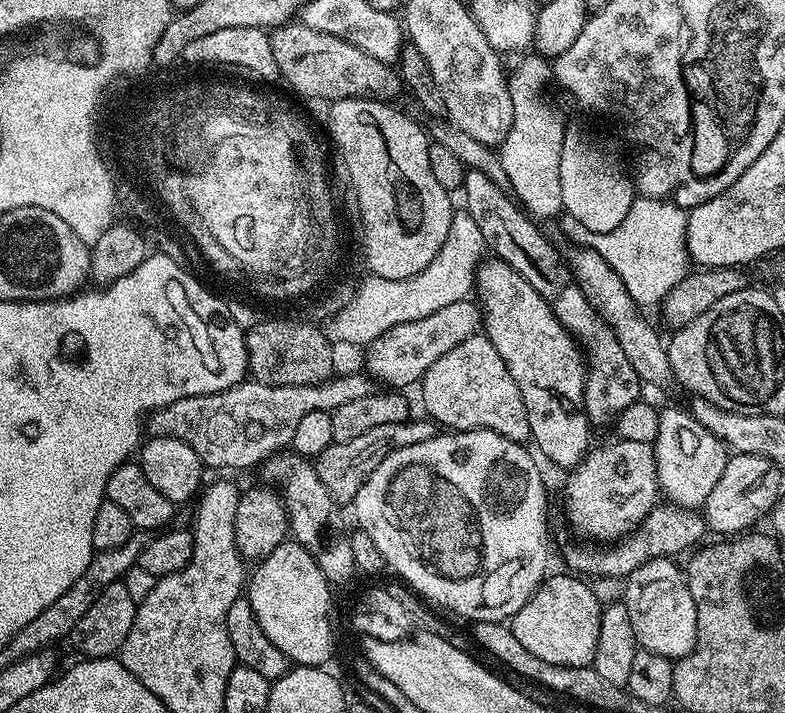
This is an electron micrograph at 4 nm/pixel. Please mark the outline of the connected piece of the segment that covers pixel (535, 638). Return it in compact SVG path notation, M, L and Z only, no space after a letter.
M572 574L566 576L549 575L536 593L510 617L510 627L514 638L542 658L542 662L550 662L558 666L589 667L598 650L598 634L600 633L600 613L602 604L587 588L583 579Z

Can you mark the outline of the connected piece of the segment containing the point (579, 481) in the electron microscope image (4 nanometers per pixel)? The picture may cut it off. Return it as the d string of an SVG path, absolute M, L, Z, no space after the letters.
M617 439L616 444L595 448L567 473L564 508L581 537L592 542L616 542L637 529L658 504L656 453L652 444Z

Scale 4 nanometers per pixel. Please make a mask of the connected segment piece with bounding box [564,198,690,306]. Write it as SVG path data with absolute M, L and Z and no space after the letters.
M637 198L633 200L630 210L622 222L609 232L591 232L575 220L565 219L564 228L577 240L577 245L597 251L610 264L618 277L622 278L626 290L639 306L645 304L659 305L670 290L674 290L689 275L690 257L688 254L688 212L666 200Z

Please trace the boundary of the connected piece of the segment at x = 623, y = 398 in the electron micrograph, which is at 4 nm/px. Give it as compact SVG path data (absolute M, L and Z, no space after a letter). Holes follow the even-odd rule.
M541 250L536 258L531 259L530 264L536 271L537 277L544 280L537 285L540 296L550 305L552 313L560 324L583 346L586 375L582 407L589 421L593 425L611 423L626 406L639 401L640 388L642 388L640 377L633 370L614 333L585 298L567 263L560 262L554 254ZM544 264L548 264L548 268L544 268Z

